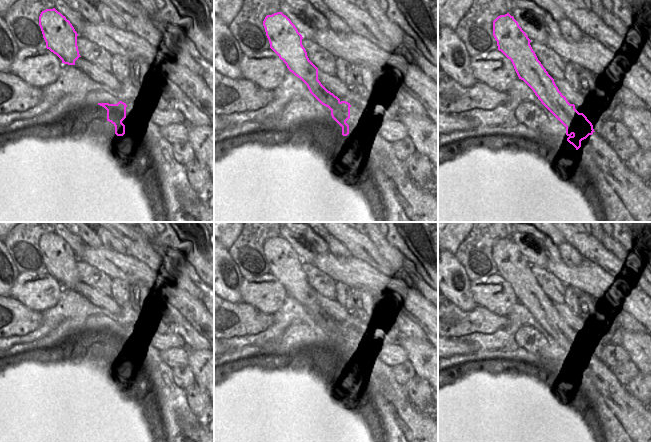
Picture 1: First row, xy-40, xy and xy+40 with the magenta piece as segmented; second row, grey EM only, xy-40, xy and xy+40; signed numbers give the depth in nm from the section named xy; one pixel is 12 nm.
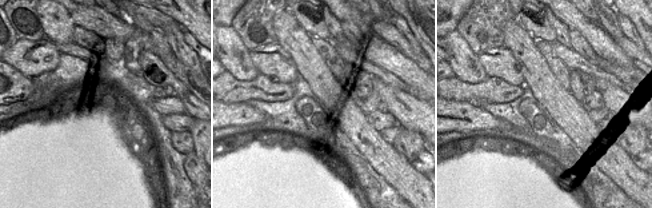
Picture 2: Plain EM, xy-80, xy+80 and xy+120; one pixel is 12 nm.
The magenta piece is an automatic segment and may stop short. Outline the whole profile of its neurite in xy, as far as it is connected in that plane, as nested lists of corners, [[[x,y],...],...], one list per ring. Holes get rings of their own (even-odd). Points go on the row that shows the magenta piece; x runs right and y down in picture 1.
[[[282,12],[267,15],[263,21],[270,48],[286,64],[290,72],[300,78],[308,87],[310,93],[324,106],[331,110],[332,118],[342,127],[342,135],[349,134],[349,125],[346,121],[350,118],[350,103],[341,101],[337,96],[328,91],[318,80],[318,68],[309,60],[307,52],[302,45],[302,35],[298,32],[291,20]]]

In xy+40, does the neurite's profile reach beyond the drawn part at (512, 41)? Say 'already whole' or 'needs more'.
needs more

